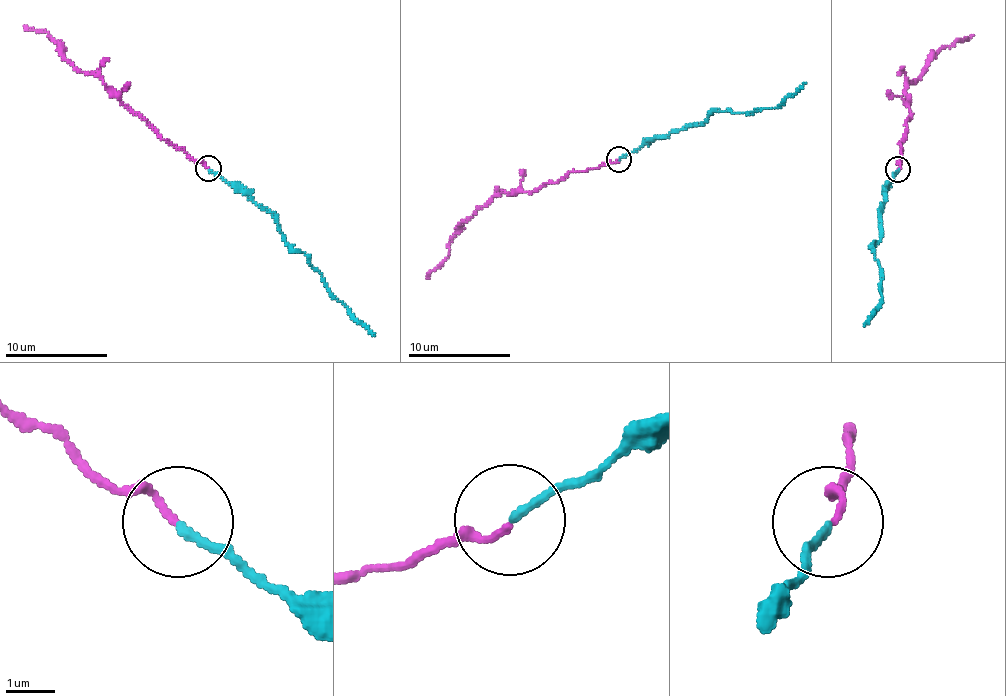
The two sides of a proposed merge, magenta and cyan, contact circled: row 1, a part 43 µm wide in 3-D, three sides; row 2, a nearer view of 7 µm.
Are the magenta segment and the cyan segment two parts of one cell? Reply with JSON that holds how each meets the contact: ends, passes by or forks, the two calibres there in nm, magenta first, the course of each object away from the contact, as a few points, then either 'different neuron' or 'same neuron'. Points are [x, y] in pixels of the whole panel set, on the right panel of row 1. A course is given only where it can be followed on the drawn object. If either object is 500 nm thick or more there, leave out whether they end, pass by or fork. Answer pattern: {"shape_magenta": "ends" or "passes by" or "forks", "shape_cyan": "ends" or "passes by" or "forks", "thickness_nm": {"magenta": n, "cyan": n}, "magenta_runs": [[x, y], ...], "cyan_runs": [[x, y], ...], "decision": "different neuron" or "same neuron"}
{"shape_magenta": "ends", "shape_cyan": "ends", "thickness_nm": {"magenta": 100, "cyan": 160}, "magenta_runs": [[898, 168], [900, 144], [911, 114], [907, 86], [942, 48], [973, 35]], "cyan_runs": [[898, 168], [886, 186], [880, 212], [882, 236], [872, 245], [880, 269], [882, 297], [864, 326]], "decision": "same neuron"}

